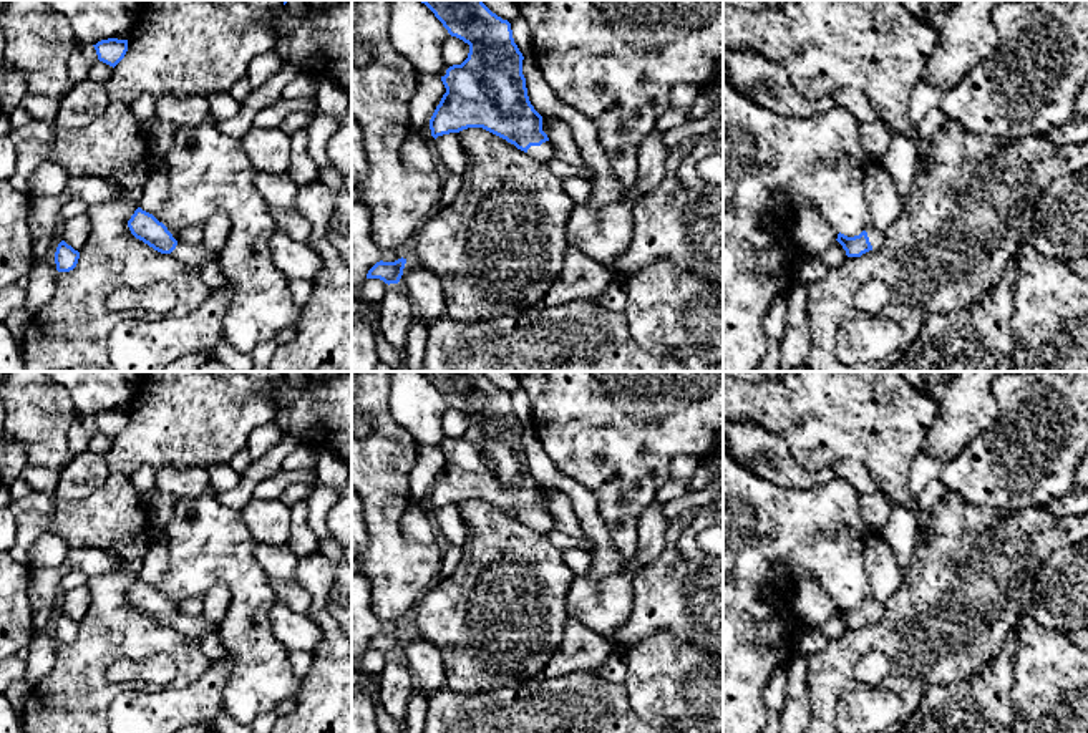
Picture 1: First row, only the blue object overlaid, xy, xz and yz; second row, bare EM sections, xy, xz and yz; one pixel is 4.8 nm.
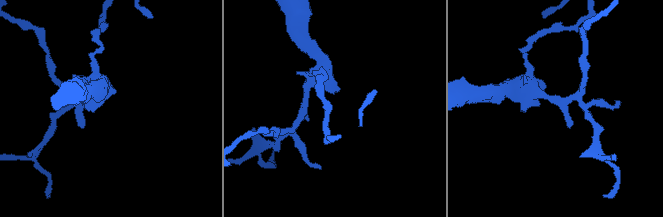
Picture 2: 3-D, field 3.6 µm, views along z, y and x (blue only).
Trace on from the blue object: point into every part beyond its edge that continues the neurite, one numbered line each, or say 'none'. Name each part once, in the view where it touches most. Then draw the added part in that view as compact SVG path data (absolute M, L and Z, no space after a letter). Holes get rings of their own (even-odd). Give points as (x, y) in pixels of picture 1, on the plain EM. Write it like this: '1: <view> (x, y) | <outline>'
1: xz (546, 523) | M551 512L542 514L541 517L531 517L527 524L537 532L547 534L556 529L556 522Z

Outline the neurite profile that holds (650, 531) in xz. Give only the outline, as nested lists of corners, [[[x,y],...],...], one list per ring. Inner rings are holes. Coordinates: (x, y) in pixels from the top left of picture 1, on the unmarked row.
[[[652,502],[642,512],[637,524],[637,556],[630,559],[627,572],[637,575],[639,572],[653,567],[667,546],[668,521],[663,516],[663,504]]]

